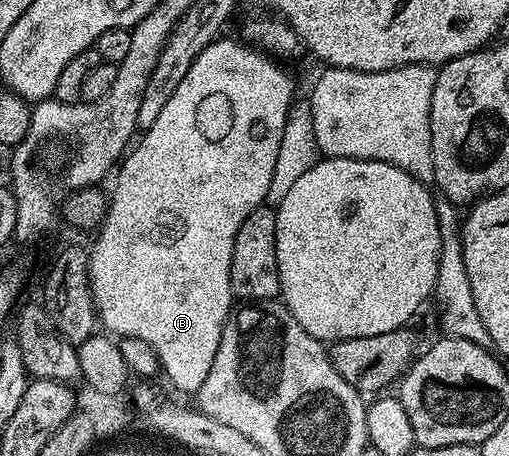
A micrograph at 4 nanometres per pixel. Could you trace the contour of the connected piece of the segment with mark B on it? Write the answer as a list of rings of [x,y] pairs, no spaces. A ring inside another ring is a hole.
[[[227,36],[219,37],[218,41],[208,44],[208,48],[204,48],[204,52],[200,52],[200,54],[196,56],[192,68],[188,68],[188,76],[184,76],[184,80],[180,80],[180,85],[176,87],[176,92],[172,92],[172,96],[168,96],[168,100],[164,104],[164,109],[160,111],[160,116],[156,116],[156,124],[152,124],[152,128],[145,131],[145,133],[141,135],[142,139],[139,137],[137,141],[133,143],[129,153],[121,159],[120,165],[116,170],[118,179],[114,182],[114,191],[111,192],[110,190],[108,194],[106,217],[96,230],[98,239],[95,240],[94,247],[89,247],[88,250],[90,256],[90,291],[94,297],[94,308],[97,321],[101,323],[101,325],[103,322],[103,324],[107,326],[105,329],[109,331],[111,335],[117,336],[118,338],[144,340],[156,352],[161,373],[163,375],[166,373],[167,376],[170,377],[170,382],[176,389],[183,390],[184,393],[190,395],[193,395],[200,388],[200,384],[204,384],[204,379],[208,376],[208,368],[212,368],[212,360],[216,360],[216,348],[220,348],[220,336],[224,332],[224,324],[228,320],[230,311],[236,302],[234,293],[230,287],[230,261],[232,260],[232,248],[236,244],[236,232],[240,228],[240,224],[244,224],[244,220],[248,220],[250,213],[252,213],[257,206],[261,206],[266,202],[268,184],[272,184],[272,172],[276,169],[276,152],[280,152],[280,140],[284,136],[284,124],[288,120],[290,107],[293,106],[296,101],[296,95],[294,95],[294,78],[284,67],[282,67],[285,65],[283,65],[281,61],[275,60],[271,55],[247,44],[245,41],[239,40],[237,37],[235,37],[236,39],[226,37]]]

